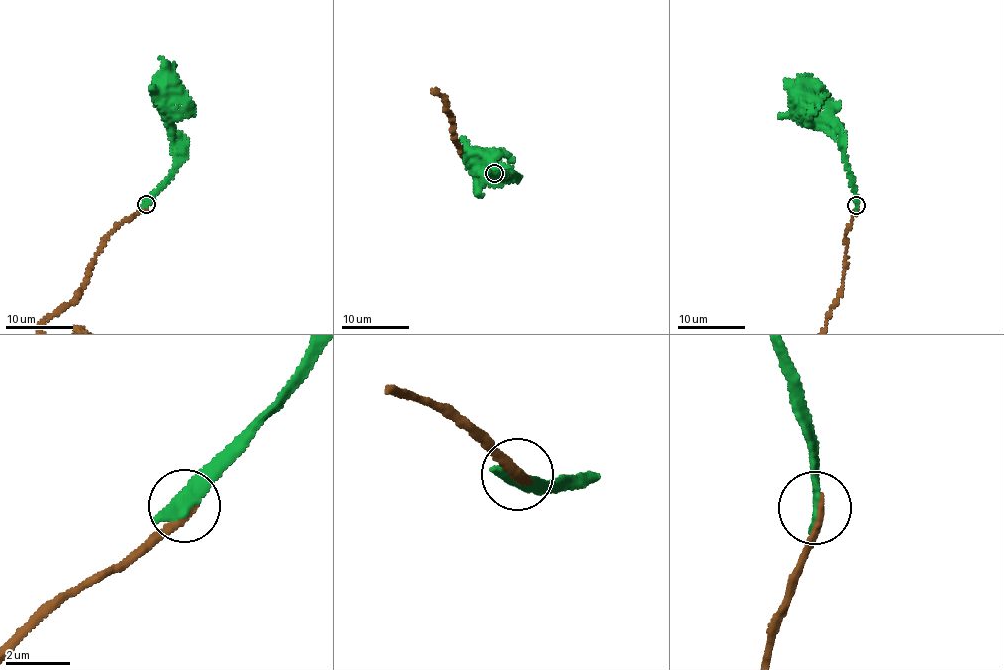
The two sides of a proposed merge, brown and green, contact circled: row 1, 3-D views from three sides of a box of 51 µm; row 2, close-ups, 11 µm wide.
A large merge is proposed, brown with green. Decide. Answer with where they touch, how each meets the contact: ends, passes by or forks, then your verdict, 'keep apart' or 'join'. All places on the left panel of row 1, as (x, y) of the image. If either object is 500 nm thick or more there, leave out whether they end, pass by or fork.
at (146, 204); brown ends there; green ends there; keep apart

